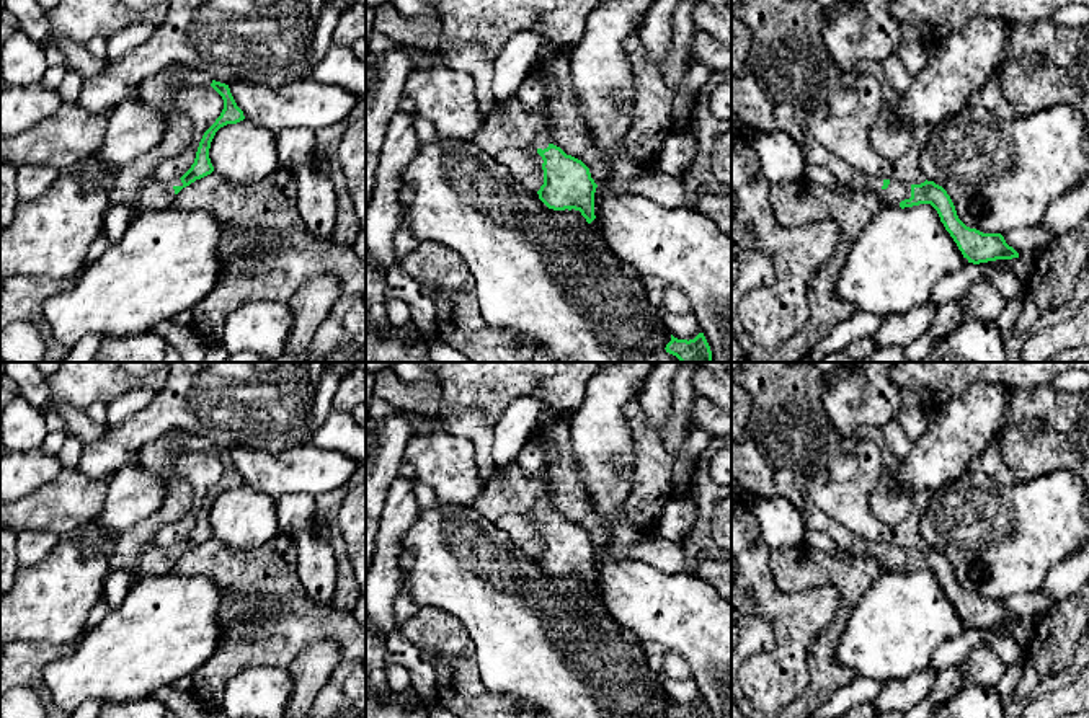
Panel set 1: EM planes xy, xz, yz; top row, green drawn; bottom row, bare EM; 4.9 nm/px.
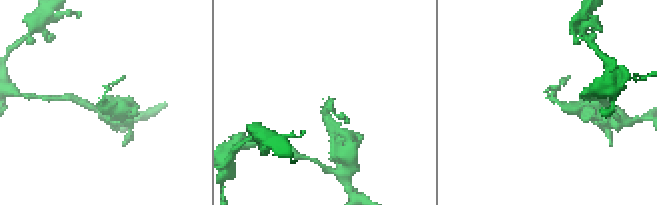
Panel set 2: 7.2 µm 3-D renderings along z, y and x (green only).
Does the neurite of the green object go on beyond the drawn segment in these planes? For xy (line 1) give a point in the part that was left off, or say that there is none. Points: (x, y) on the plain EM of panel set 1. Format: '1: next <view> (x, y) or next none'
1: next xy (133, 549)

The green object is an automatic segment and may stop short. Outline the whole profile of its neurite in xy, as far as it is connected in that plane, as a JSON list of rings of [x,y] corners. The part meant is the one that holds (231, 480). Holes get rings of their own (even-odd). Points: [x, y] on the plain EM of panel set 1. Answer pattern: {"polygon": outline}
{"polygon": [[[212,445],[211,452],[222,462],[224,475],[216,488],[204,498],[194,529],[173,547],[152,545],[153,535],[170,522],[180,521],[191,507],[193,488],[181,476],[171,476],[171,485],[165,494],[163,504],[147,519],[137,522],[114,540],[111,555],[111,570],[127,568],[139,576],[165,576],[173,571],[176,560],[214,537],[209,524],[211,507],[216,498],[245,485],[237,472],[229,450]]]}

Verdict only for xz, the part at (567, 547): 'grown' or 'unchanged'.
grown

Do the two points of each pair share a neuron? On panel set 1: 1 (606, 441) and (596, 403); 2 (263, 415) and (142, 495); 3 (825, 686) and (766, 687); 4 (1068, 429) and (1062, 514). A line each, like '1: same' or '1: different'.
1: same
2: different
3: different
4: different

